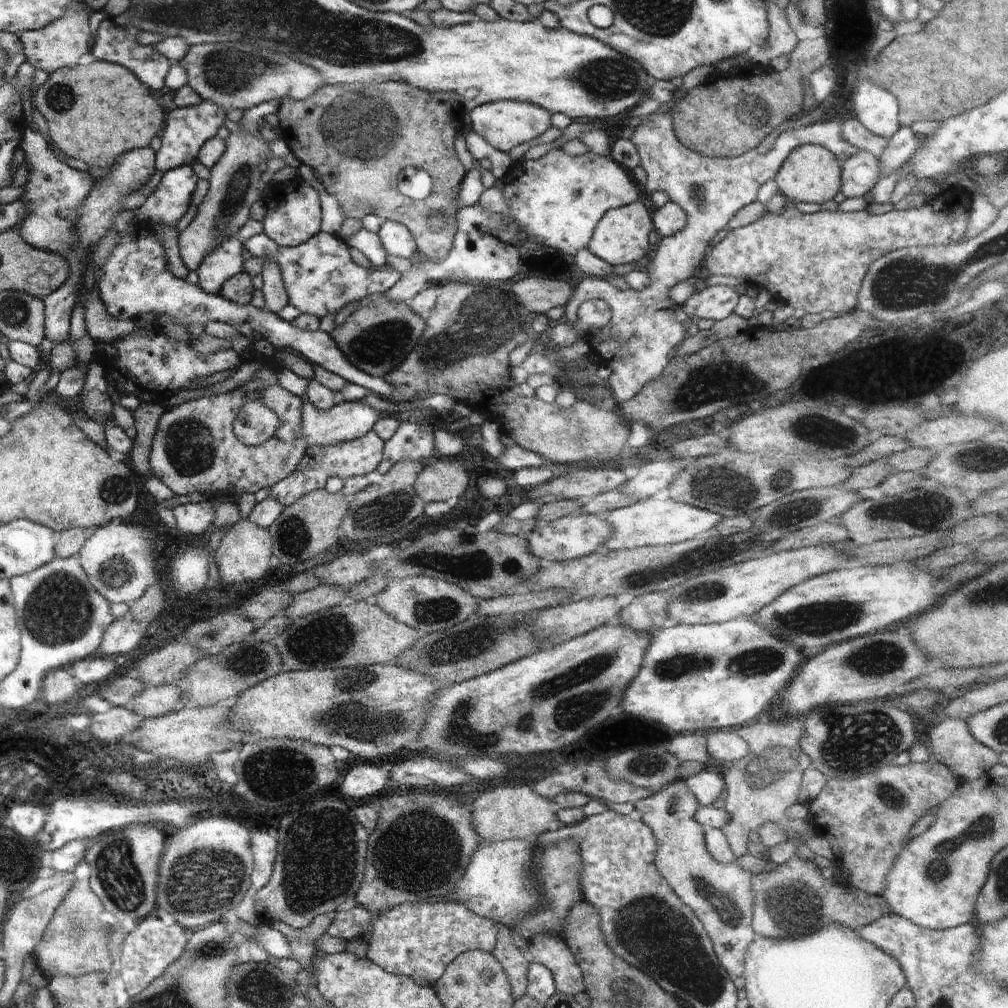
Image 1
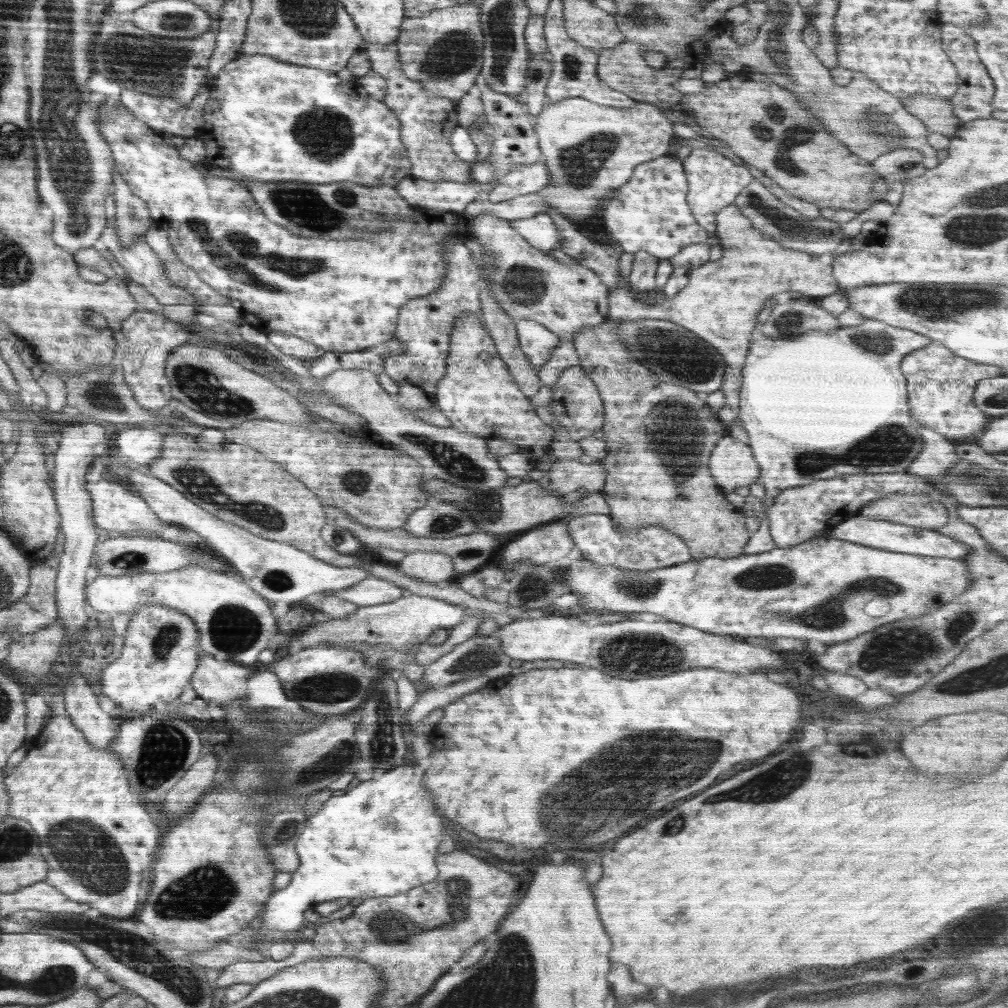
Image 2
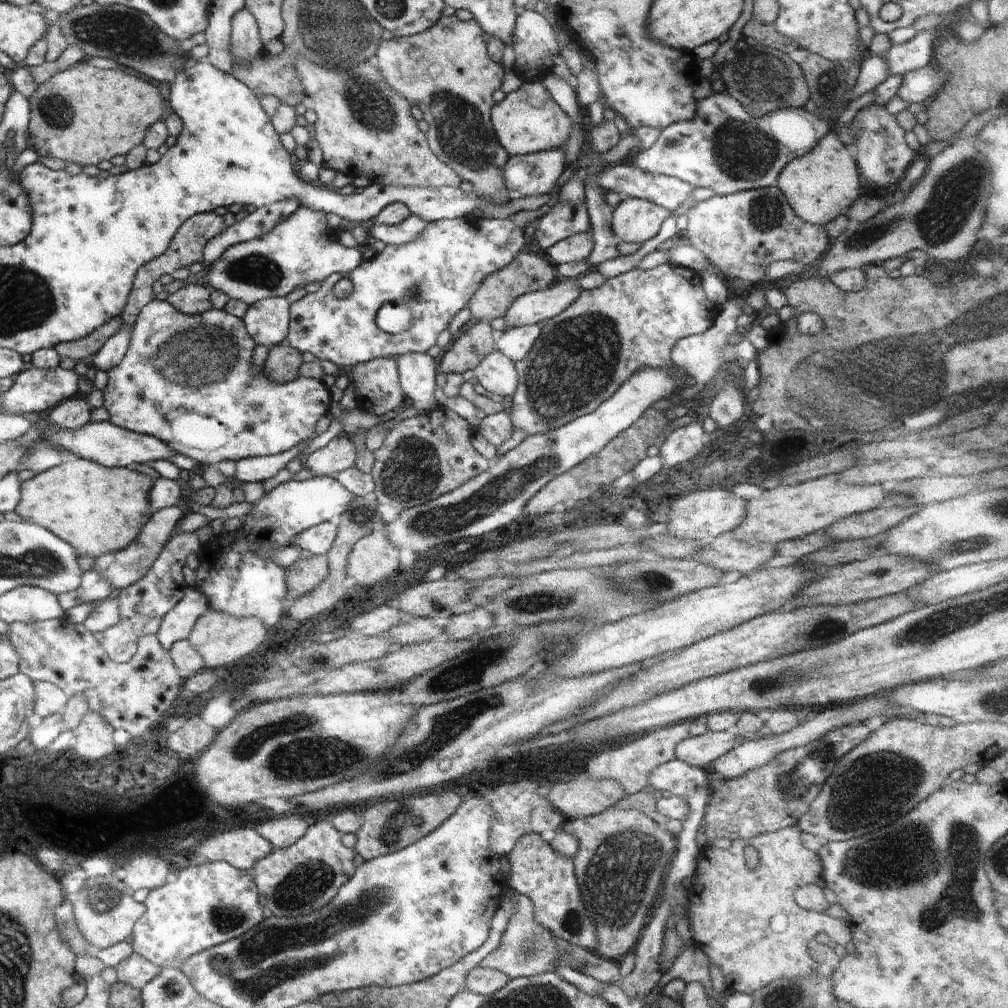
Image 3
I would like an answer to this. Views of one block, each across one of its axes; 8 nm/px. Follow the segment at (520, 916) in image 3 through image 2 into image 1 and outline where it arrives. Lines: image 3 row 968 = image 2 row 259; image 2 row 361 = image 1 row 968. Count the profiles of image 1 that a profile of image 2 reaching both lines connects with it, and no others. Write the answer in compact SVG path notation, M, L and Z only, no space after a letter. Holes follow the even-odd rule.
M538 934L528 945L528 952L532 962L550 970L559 993L574 996L585 991L582 971L562 940L550 934Z

